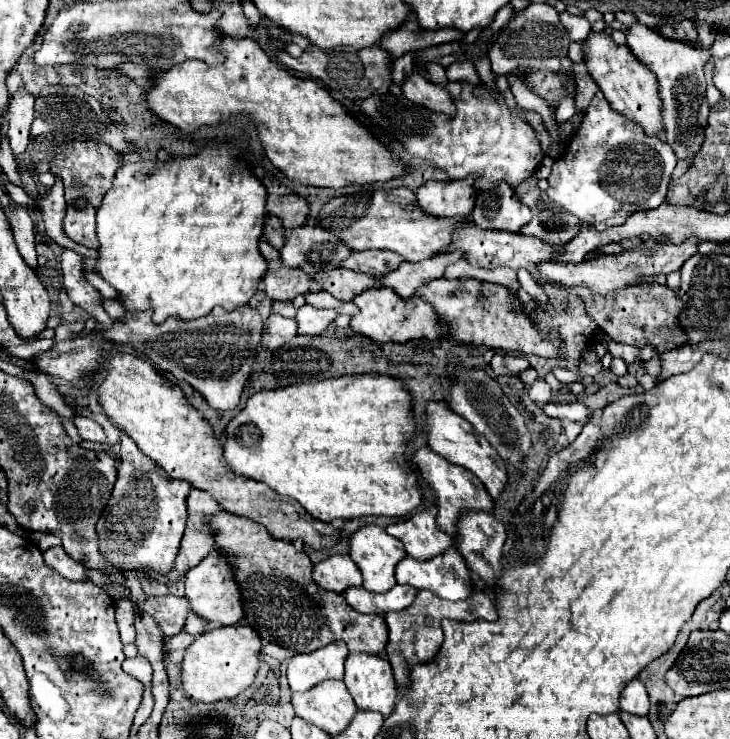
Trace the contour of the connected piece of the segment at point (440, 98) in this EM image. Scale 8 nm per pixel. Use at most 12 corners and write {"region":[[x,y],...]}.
{"region":[[416,71],[404,79],[402,93],[430,111],[454,115],[448,91]]}

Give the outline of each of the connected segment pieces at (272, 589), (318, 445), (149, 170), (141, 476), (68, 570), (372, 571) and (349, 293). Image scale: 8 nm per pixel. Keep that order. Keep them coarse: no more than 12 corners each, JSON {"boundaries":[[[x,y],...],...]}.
{"boundaries":[[[208,517],[266,643],[382,653],[382,615],[320,589],[312,561],[250,519]],[[388,375],[258,391],[236,475],[318,521],[404,517],[410,393]],[[239,139],[116,171],[96,273],[128,313],[234,311],[266,273]],[[122,435],[118,479],[96,525],[124,573],[170,573],[186,481]],[[62,547],[46,549],[44,563],[70,581],[86,581],[88,567]],[[370,523],[350,535],[362,587],[386,593],[406,557],[396,537]],[[330,269],[314,281],[338,301],[378,287],[374,277]]]}

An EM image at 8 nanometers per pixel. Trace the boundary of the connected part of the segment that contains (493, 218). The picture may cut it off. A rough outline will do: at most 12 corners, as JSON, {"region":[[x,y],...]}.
{"region":[[512,187],[478,191],[472,219],[518,233],[530,209]]}

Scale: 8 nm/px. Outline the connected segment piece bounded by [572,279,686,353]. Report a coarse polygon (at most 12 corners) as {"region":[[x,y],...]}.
{"region":[[650,279],[608,297],[572,289],[618,343],[686,343],[682,303]]}

